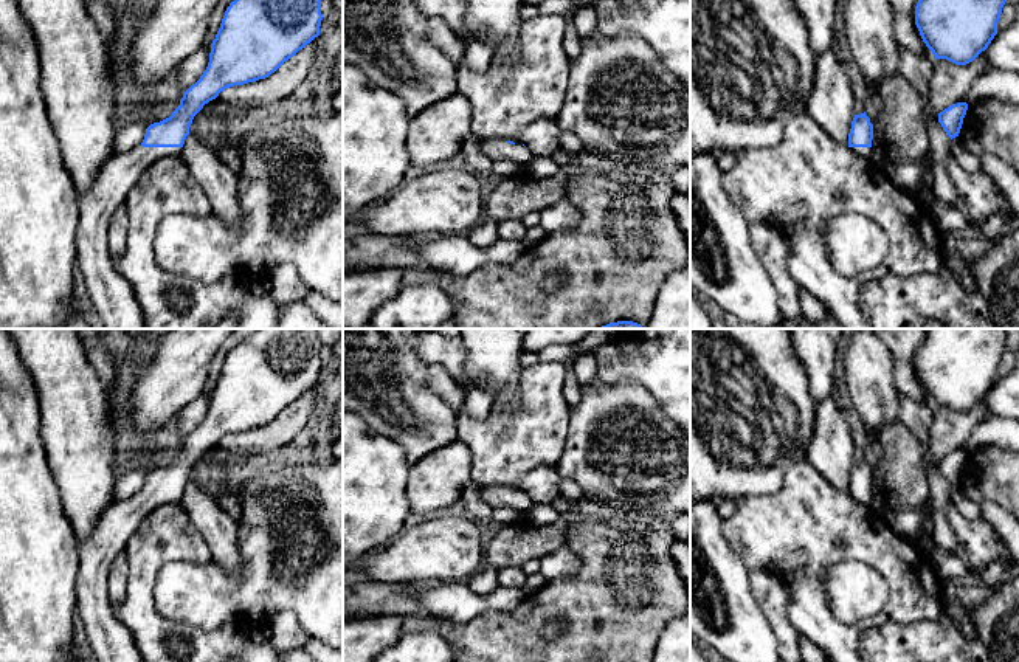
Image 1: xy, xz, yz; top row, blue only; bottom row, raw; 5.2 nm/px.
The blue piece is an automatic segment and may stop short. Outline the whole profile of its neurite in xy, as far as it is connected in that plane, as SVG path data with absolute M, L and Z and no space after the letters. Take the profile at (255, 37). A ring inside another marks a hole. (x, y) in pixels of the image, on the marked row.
M234 0L225 11L209 62L200 79L180 99L172 115L146 129L144 140L129 152L115 152L101 167L90 189L81 195L76 233L76 267L99 318L101 329L144 329L143 312L132 285L115 270L109 251L109 222L141 174L161 157L180 157L194 116L220 91L268 78L285 60L320 36L321 0Z

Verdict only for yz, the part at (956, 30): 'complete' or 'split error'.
complete

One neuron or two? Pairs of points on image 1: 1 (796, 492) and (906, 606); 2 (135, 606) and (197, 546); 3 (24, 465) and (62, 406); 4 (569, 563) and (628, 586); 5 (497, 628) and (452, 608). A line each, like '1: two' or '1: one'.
1: one
2: one
3: two
4: two
5: two

